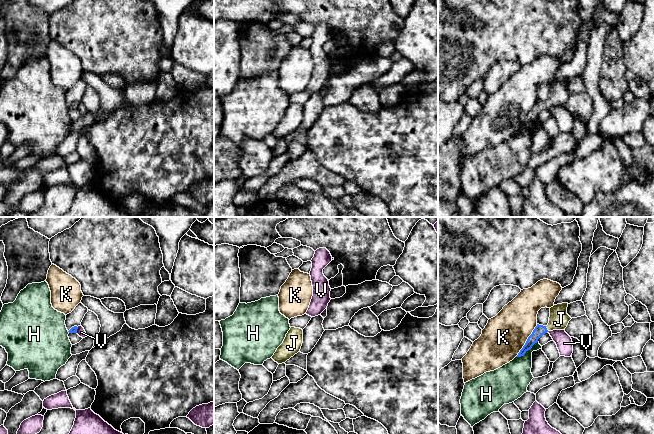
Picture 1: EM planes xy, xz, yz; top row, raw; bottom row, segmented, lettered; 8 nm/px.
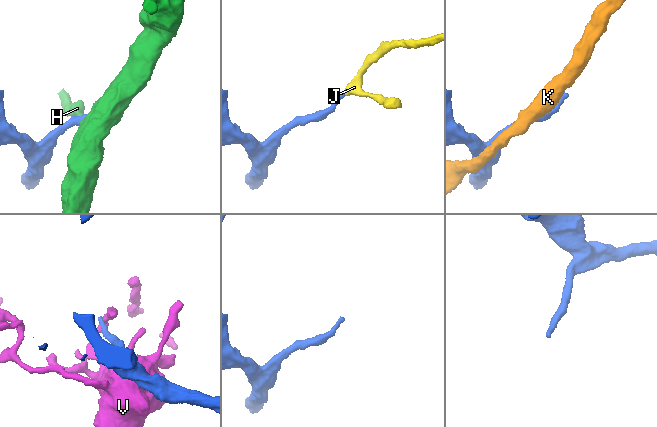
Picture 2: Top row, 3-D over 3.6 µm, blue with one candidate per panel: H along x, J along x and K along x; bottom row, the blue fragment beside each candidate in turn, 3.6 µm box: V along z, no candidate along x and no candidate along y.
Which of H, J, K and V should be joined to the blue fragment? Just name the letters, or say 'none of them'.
J

